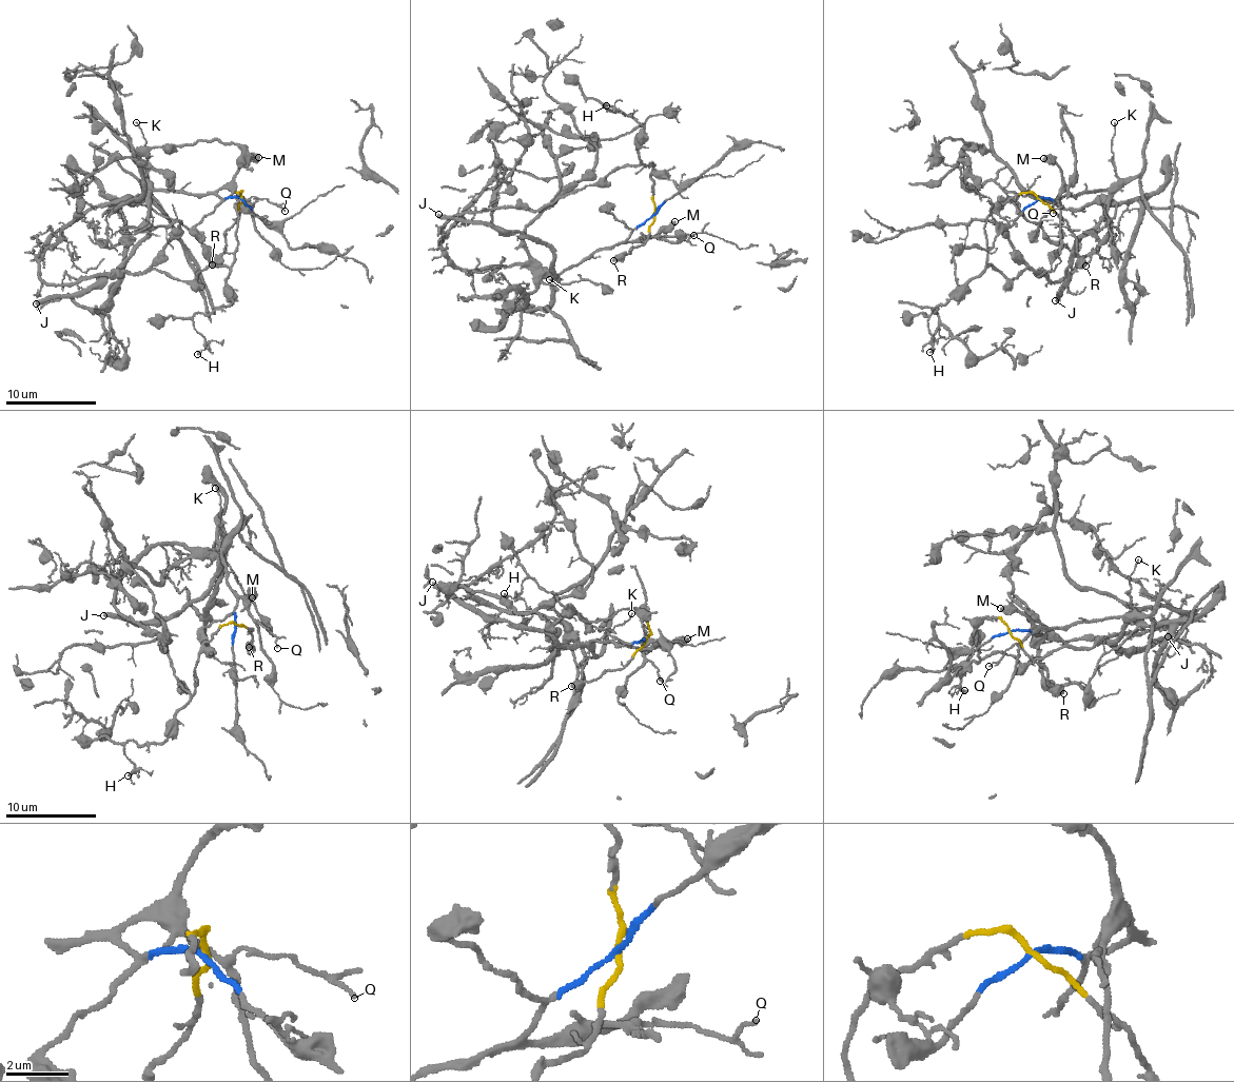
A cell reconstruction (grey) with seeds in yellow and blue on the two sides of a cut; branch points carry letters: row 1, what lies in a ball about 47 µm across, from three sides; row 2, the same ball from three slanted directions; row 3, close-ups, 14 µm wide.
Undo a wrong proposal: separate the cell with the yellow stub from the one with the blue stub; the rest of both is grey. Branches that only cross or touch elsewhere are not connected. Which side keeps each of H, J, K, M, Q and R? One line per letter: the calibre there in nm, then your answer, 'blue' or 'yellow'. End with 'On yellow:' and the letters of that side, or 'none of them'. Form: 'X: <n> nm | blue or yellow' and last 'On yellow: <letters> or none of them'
H: 150 nm | yellow
J: 400 nm | blue
K: 100 nm | blue
M: 480 nm | blue
Q: 120 nm | blue
R: 420 nm | yellow
On yellow: H, R

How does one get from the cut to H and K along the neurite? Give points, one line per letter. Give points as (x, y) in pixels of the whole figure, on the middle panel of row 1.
H: (653, 215), (653, 165), (639, 158), (643, 126), (606, 105)
K: (653, 215), (622, 241), (593, 251), (562, 273), (556, 284), (554, 277), (557, 276), (554, 280), (548, 278)

